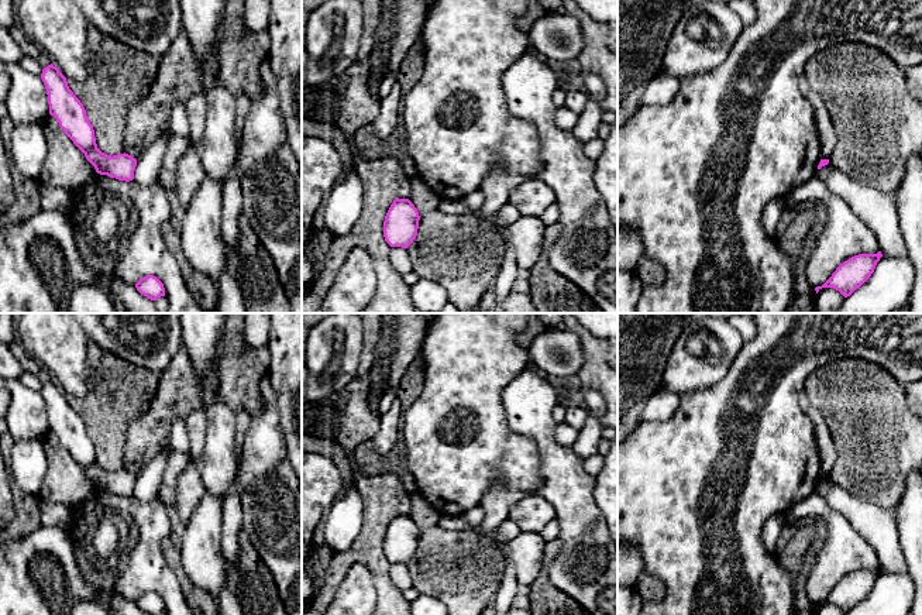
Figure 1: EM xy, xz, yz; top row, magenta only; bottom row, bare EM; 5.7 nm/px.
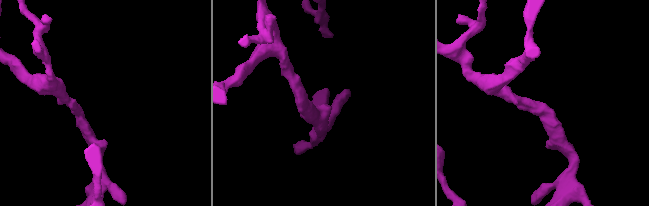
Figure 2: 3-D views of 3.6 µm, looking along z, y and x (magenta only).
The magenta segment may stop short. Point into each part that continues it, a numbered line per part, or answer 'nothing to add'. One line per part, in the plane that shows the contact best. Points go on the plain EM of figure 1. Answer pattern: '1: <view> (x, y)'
nothing to add

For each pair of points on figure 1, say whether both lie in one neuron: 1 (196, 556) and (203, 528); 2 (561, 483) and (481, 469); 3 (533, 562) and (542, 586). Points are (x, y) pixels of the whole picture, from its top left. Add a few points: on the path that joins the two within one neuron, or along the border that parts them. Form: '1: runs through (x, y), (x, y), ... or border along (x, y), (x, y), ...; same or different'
1: runs through (199, 549), (203, 535); same
2: border along (537, 446), (540, 484), (533, 492); different
3: border along (544, 566), (529, 586); different

